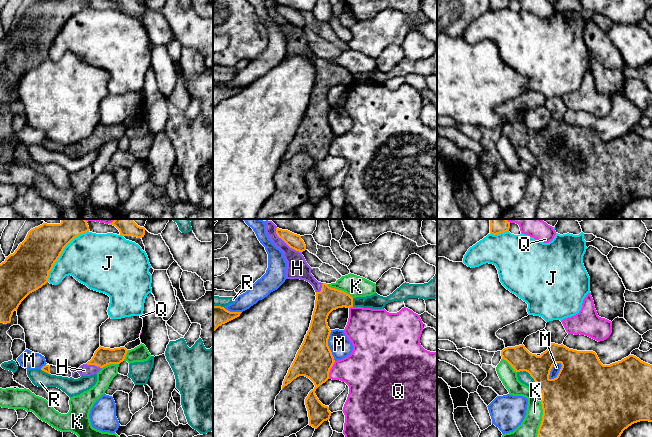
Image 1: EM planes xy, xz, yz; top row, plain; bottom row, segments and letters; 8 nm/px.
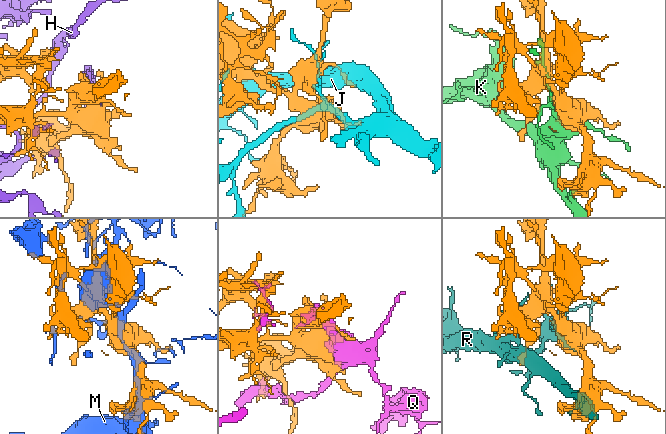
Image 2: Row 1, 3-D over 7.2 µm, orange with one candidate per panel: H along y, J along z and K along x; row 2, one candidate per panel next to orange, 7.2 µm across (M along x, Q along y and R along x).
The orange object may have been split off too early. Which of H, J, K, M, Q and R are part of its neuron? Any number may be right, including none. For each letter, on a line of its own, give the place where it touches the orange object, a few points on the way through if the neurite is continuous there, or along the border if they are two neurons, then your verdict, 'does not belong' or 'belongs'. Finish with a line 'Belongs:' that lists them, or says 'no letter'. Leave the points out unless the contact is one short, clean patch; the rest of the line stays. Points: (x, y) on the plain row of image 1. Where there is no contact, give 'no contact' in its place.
H: xz (285, 18) | belongs
J: xy (61, 28) | does not belong
K: yz (541, 198) | does not belong
M: yz (551, 144) | does not belong
Q: xz (329, 146) | does not belong
R: yz (529, 149) | does not belong
Belongs: H

